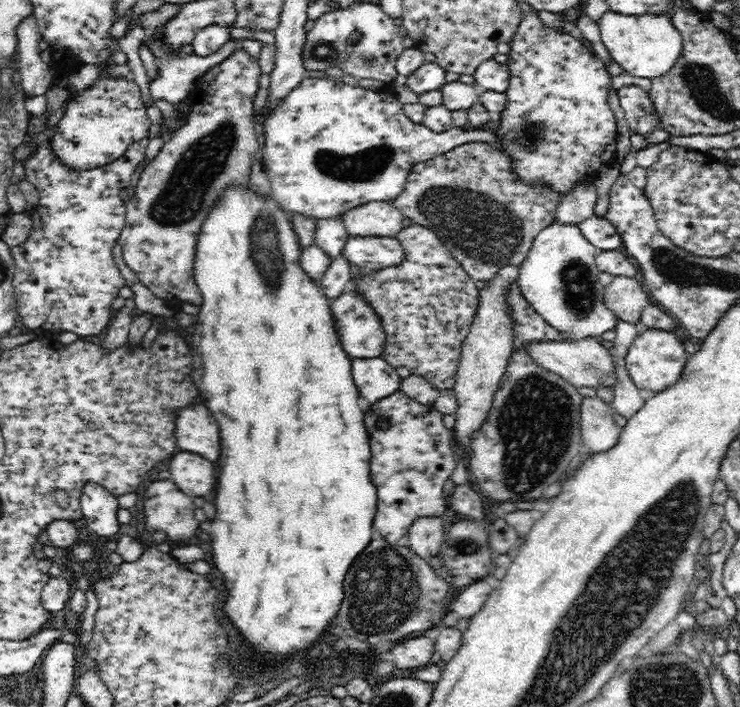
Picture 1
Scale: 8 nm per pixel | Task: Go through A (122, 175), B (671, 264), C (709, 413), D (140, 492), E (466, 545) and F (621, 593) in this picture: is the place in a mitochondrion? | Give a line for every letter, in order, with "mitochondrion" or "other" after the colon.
A: other
B: mitochondrion
C: other
D: other
E: mitochondrion
F: mitochondrion

